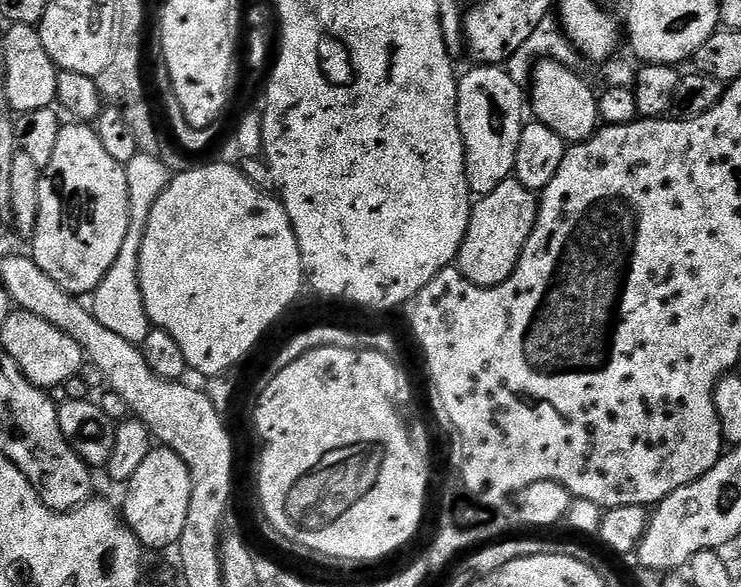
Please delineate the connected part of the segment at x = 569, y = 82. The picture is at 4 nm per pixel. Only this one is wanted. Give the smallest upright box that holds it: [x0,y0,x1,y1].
[530,59,601,145]

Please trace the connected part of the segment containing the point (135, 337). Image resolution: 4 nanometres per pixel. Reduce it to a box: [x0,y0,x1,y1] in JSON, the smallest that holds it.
[90,151,170,346]

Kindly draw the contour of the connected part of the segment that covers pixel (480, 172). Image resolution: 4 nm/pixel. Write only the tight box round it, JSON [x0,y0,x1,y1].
[456,64,526,197]

